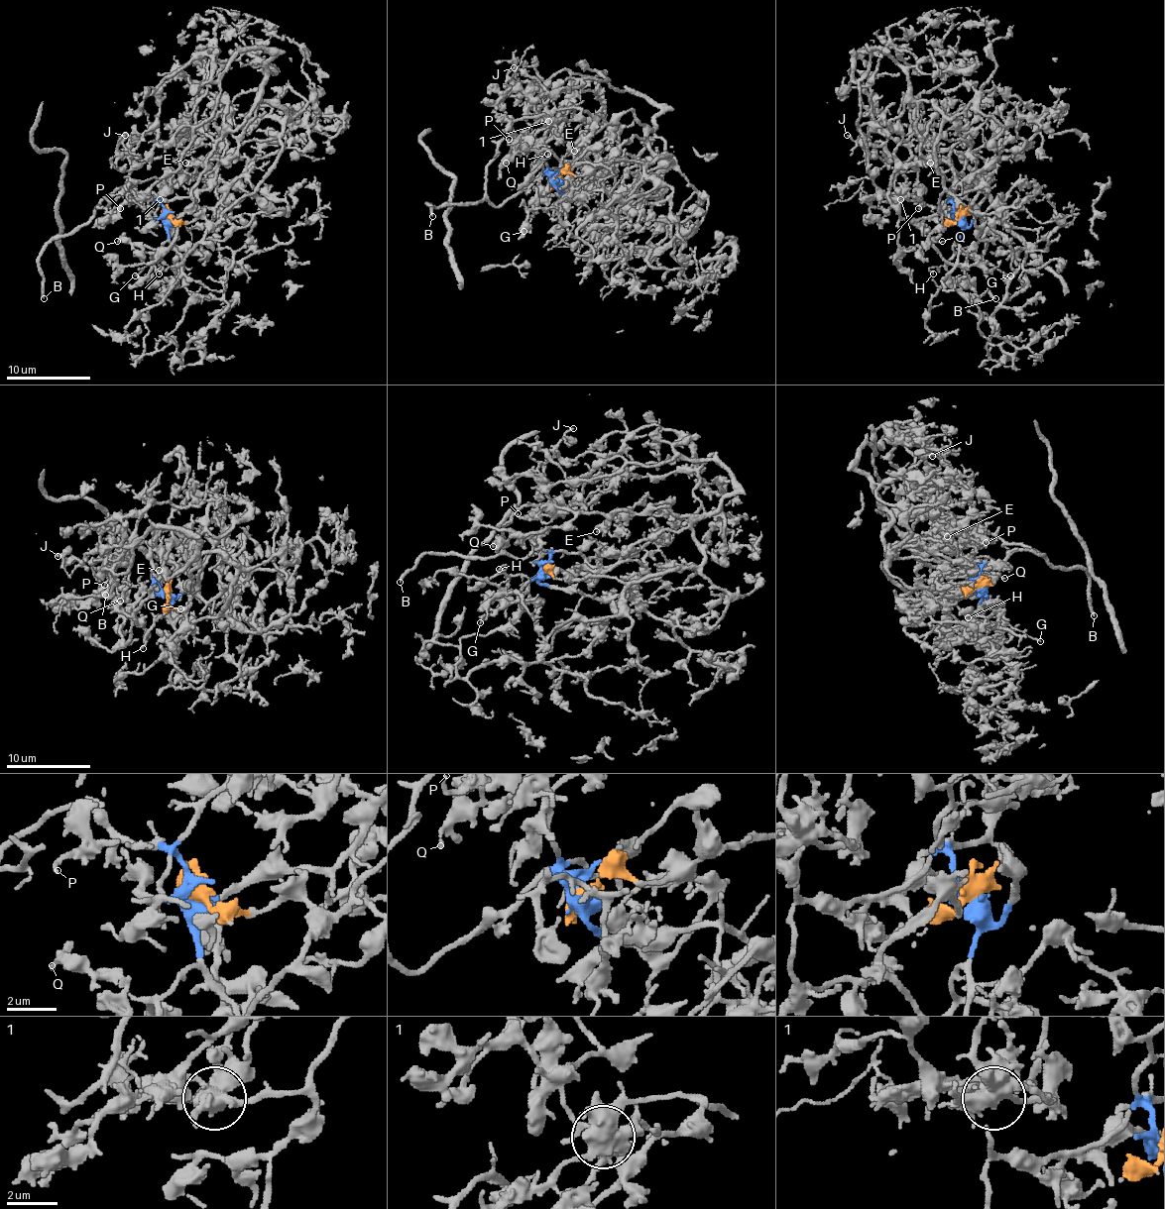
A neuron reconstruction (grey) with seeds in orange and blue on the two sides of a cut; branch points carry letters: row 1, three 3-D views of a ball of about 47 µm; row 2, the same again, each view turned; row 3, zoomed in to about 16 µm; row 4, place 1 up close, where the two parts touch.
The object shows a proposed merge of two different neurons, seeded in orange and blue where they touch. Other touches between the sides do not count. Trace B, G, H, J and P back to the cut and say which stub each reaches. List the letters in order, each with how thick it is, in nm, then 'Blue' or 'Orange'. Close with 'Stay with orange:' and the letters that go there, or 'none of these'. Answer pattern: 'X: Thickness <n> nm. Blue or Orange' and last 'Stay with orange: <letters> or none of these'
B: Thickness 220 nm. Blue
G: Thickness 140 nm. Blue
H: Thickness 90 nm. Blue
J: Thickness 120 nm. Blue
P: Thickness 140 nm. Orange
Stay with orange: P

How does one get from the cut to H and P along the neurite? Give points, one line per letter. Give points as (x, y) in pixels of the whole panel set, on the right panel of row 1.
H: (960, 216), (962, 235), (956, 242), (954, 255), (939, 269), (930, 267), (932, 274)
P: (960, 216), (943, 222), (939, 210), (943, 119), (926, 100), (890, 121), (902, 138), (887, 199), (917, 208)

